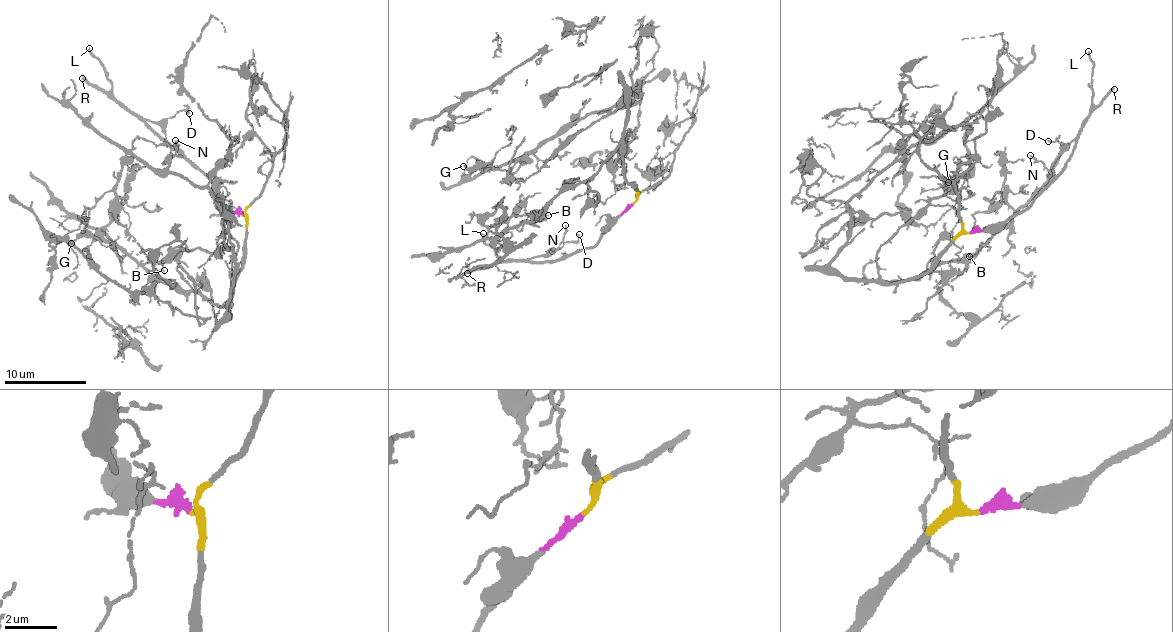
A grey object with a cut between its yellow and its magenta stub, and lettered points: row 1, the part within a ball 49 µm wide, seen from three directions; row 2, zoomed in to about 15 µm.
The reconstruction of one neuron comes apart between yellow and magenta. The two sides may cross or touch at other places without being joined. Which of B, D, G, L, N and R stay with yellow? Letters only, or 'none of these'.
B, G

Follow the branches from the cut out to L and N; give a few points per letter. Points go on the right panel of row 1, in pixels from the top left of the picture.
L: (968, 232), (1000, 226), (1019, 215), (1067, 162), (1082, 120), (1092, 107), (1090, 80), (1094, 65), (1088, 51)
N: (968, 232), (1002, 226), (1024, 212), (1065, 165), (1075, 141), (1049, 169), (1030, 155)

